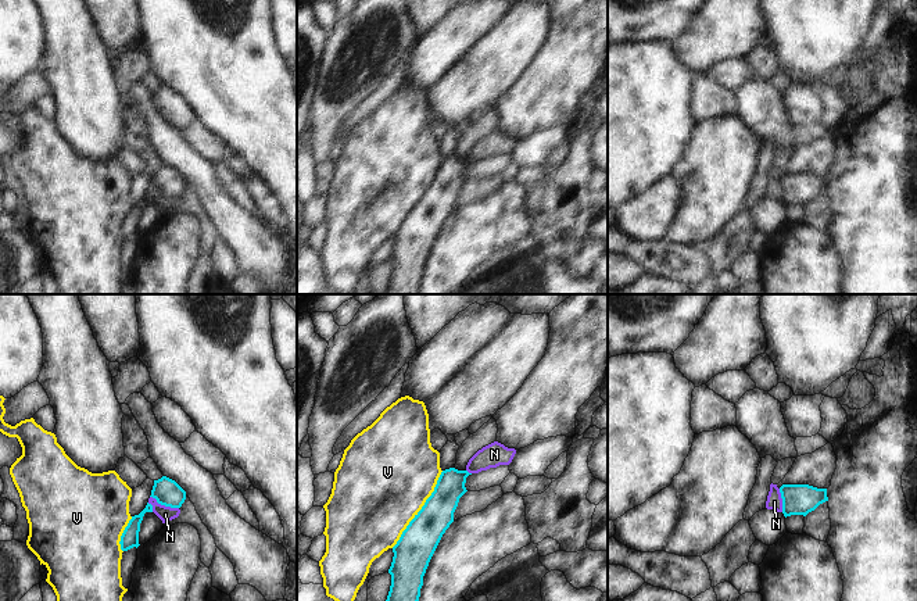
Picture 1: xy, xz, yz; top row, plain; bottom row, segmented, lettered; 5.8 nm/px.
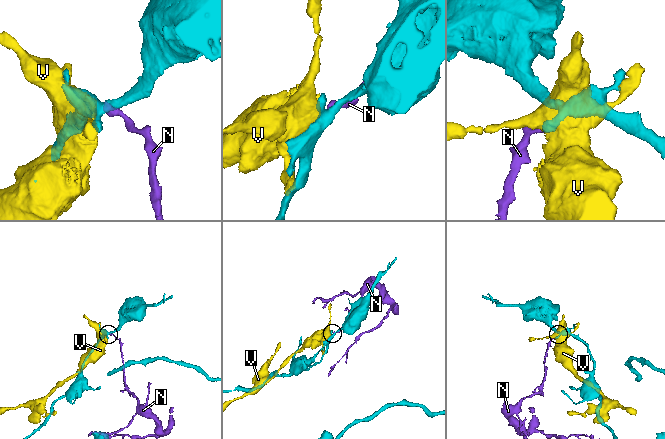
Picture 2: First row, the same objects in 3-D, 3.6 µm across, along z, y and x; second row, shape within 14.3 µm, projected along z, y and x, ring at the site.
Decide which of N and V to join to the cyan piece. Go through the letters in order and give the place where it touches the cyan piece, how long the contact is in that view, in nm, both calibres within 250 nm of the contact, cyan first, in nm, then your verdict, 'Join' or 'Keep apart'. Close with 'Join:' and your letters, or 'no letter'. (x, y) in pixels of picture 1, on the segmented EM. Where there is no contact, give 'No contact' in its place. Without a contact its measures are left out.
N: Touches cyan at xy (164, 504). Shared border 180 nm. Thickness 160 nm (cyan) against 90 nm. Keep apart
V: Touches cyan at xz (421, 510). Shared border 550 nm. Thickness 220 nm (cyan) against 500 nm. Keep apart
Join: no letter.

